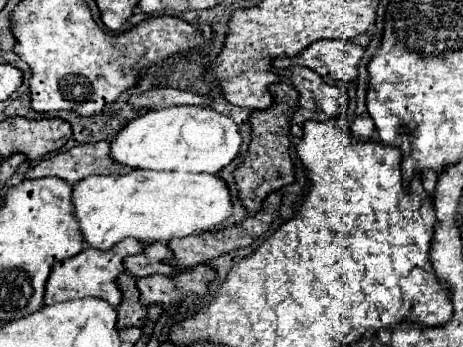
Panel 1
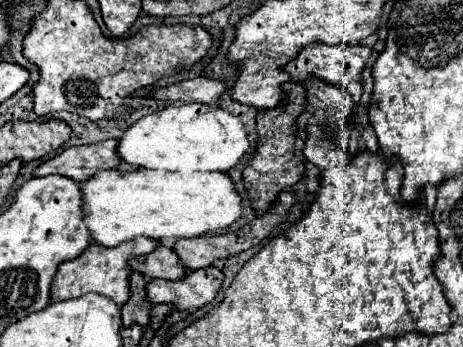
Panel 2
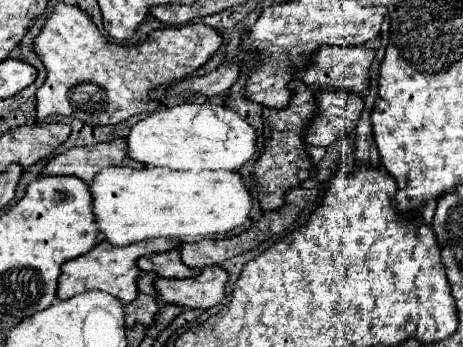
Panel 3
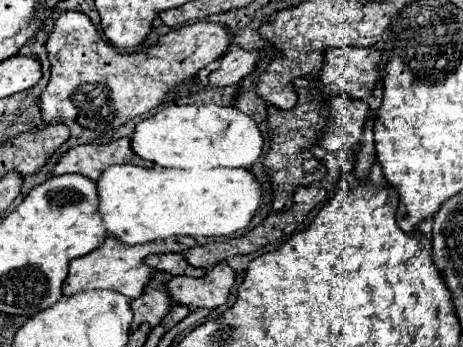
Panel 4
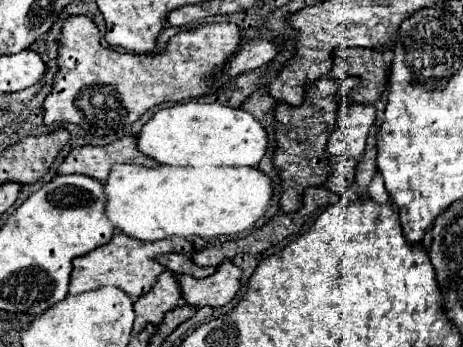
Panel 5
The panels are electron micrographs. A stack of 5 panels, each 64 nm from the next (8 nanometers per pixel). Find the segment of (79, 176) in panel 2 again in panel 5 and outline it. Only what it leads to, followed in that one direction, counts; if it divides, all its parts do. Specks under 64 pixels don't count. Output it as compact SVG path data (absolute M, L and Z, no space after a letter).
M124 136L106 146L82 146L74 148L66 160L60 164L58 174L86 174L104 182L110 174L110 168L120 162L134 162L144 166L158 166L158 162L142 156L136 148L134 136Z

